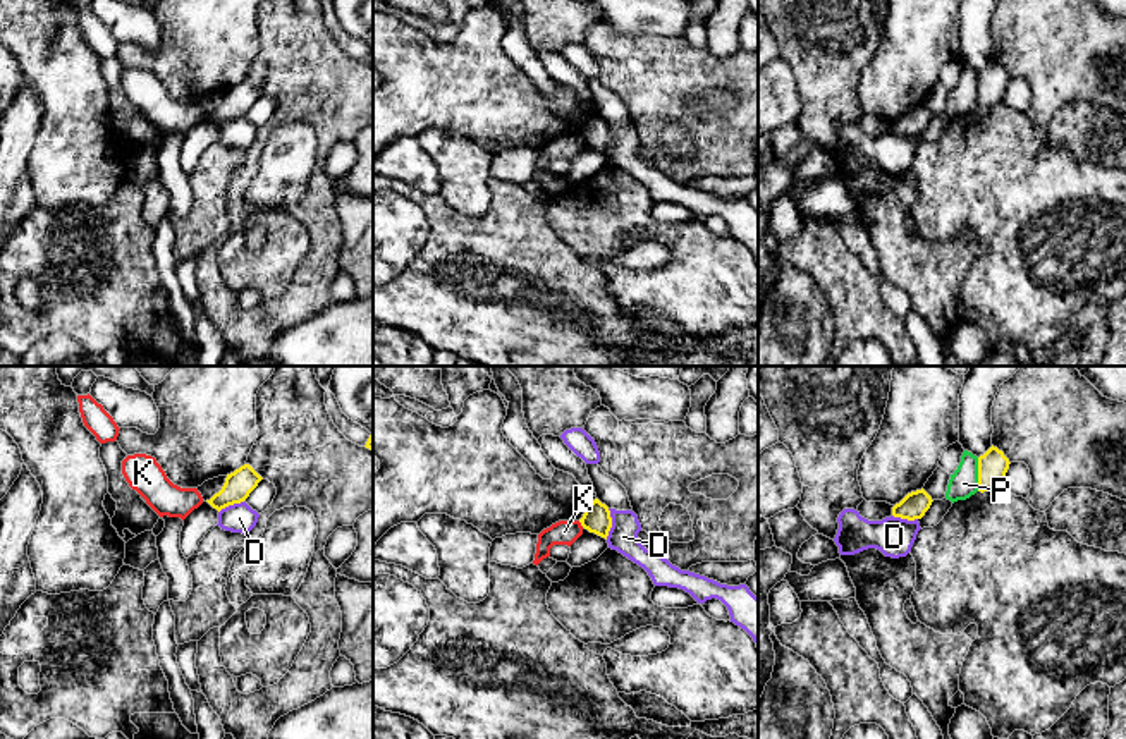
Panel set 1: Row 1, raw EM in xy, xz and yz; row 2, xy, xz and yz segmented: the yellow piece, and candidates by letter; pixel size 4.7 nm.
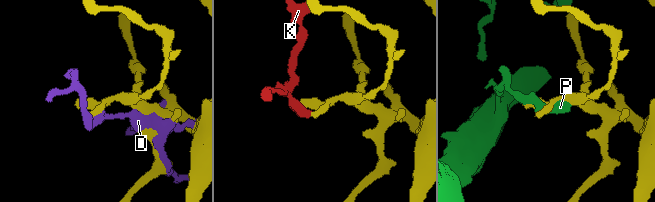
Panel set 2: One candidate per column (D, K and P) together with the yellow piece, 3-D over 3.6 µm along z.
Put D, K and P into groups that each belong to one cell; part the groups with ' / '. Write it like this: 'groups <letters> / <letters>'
groups D / K / P

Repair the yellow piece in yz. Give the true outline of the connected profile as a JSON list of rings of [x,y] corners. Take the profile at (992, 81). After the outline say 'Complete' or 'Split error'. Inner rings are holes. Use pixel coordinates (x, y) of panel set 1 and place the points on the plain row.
[[[990,62],[978,72],[978,107],[988,107],[1002,101],[1009,84],[1009,74],[997,62]]]. Complete

